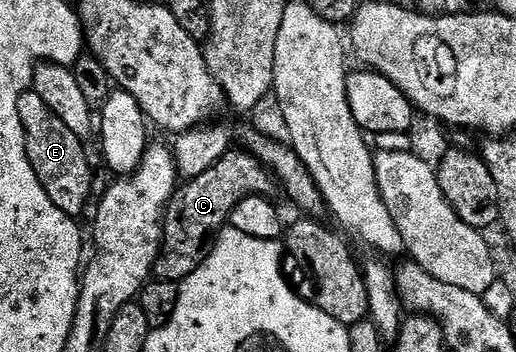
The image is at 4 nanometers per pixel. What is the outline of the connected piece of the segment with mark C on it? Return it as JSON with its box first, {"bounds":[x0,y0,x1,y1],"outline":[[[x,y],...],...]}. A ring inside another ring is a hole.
{"bounds":[156,151,275,282],"outline":[[[240,151],[226,152],[211,170],[203,170],[203,174],[186,179],[169,199],[165,207],[163,247],[157,258],[156,279],[180,282],[189,277],[201,265],[211,237],[230,223],[237,204],[246,196],[268,197],[269,191],[275,188],[273,173],[252,152]]]}

